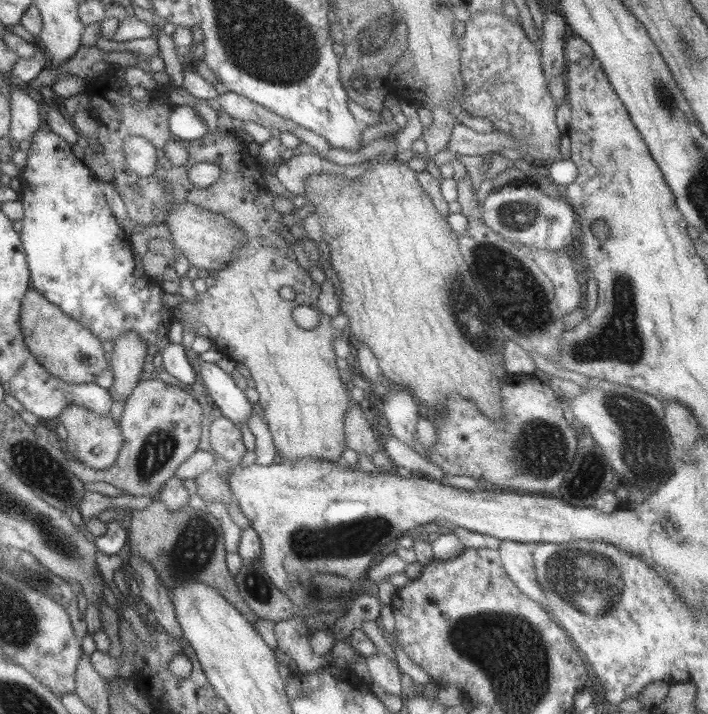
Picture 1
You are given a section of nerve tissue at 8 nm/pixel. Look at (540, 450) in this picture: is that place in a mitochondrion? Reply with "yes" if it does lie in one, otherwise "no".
yes

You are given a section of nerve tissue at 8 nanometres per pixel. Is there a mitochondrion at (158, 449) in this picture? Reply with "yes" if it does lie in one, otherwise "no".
yes

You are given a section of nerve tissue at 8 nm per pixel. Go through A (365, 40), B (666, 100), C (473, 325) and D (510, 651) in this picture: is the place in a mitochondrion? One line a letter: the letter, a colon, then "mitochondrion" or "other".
A: mitochondrion
B: mitochondrion
C: mitochondrion
D: mitochondrion

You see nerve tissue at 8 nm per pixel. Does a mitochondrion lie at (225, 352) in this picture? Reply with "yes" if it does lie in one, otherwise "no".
no

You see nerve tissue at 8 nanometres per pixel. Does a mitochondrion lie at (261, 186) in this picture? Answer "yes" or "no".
no

